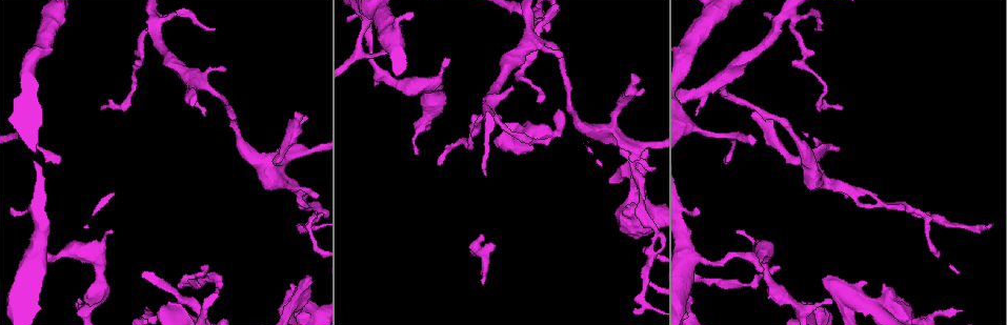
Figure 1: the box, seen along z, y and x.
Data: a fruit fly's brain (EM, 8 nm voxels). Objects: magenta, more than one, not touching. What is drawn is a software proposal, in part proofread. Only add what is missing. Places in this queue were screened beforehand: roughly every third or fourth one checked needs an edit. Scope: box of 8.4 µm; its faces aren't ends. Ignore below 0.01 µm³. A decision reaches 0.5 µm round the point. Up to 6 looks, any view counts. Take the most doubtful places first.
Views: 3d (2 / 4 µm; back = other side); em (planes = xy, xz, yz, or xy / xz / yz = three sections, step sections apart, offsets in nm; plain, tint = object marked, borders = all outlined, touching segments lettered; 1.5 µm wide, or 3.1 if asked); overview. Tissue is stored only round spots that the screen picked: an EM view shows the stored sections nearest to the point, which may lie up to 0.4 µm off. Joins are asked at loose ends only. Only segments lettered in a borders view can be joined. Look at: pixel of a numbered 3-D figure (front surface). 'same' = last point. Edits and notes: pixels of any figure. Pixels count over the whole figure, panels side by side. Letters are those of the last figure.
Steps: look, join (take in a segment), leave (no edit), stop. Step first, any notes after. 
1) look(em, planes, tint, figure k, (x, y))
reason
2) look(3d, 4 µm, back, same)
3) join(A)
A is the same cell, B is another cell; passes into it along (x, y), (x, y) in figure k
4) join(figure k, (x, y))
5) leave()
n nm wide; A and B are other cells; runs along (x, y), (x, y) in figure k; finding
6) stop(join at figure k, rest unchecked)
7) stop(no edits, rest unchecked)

look(em, xy, step 8, borders, figure 1, (821, 280))
free end

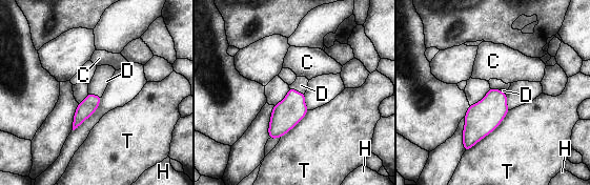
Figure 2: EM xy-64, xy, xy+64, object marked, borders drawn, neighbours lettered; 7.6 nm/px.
look(em, planes, borders, same)
another direction

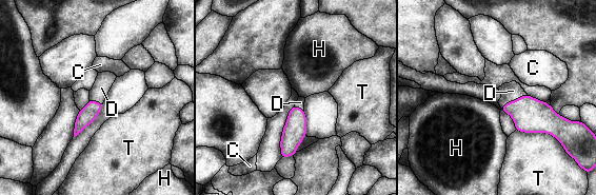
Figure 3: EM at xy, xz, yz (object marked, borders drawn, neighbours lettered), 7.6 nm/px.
join(D)
T touches over 380 nm; D is the same cell, C, H and T are other cells; the neuron continues

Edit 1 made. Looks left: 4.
look(3d, 2 µm, figure 1, (963, 310))
tapers out

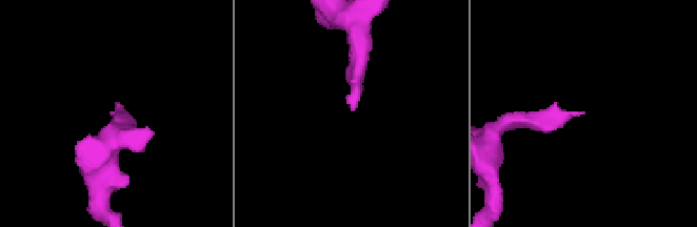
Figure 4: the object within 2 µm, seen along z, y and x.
look(em, planes, borders, figure 4, (349, 106))
shape alone is not enough

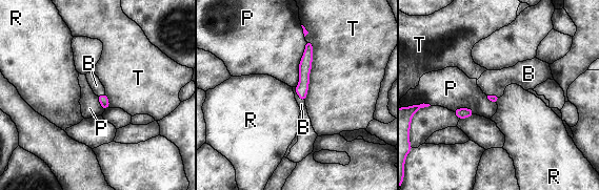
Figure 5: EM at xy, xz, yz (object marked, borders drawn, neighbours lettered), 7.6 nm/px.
join(B)
B is the same cell, P, R and T are other cells; it goes on there

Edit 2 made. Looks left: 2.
stop(join at figure 3, join at figure 5, rest unchecked)

